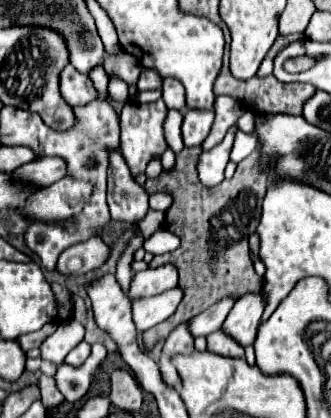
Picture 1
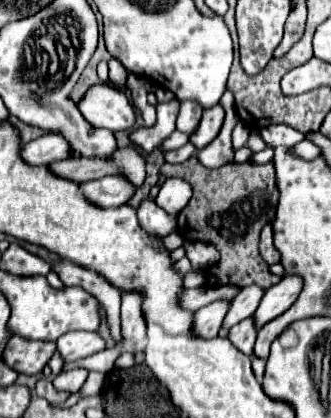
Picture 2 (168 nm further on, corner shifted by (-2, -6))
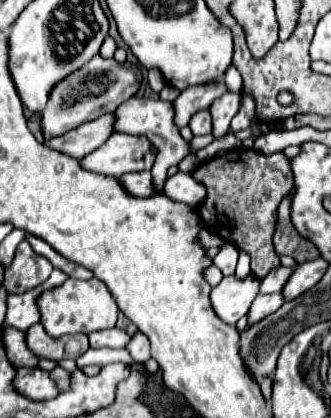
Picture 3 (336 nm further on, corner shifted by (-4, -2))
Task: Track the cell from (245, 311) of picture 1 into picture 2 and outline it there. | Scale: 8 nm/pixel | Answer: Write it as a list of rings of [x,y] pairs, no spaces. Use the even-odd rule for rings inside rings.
[[[294,275],[282,277],[278,285],[266,289],[262,295],[262,303],[258,305],[258,311],[252,315],[254,323],[258,323],[258,329],[264,327],[268,321],[276,319],[278,315],[282,315],[296,301],[300,289],[302,289],[302,279]]]

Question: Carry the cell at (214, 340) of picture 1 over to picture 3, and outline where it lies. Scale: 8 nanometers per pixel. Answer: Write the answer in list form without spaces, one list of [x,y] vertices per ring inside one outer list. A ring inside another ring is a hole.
[[[280,291],[280,293],[272,293],[272,295],[258,295],[256,301],[254,301],[252,307],[250,307],[248,325],[258,323],[258,321],[264,319],[266,315],[278,311],[282,305],[284,305],[284,295],[282,295],[282,291]]]

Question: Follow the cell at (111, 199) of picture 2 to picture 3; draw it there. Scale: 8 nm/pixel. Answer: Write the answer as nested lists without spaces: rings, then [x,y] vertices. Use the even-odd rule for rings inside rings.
[[[140,171],[140,173],[126,173],[120,177],[122,185],[130,195],[140,195],[140,197],[150,197],[156,193],[156,187],[152,183],[150,171]]]

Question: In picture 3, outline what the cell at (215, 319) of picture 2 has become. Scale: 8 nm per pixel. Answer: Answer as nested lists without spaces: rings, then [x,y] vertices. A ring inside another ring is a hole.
[[[232,275],[232,277],[224,277],[212,289],[210,301],[216,315],[224,323],[236,325],[238,319],[242,319],[248,313],[252,301],[258,295],[258,289],[260,289],[260,279],[256,275],[248,275],[244,279]]]

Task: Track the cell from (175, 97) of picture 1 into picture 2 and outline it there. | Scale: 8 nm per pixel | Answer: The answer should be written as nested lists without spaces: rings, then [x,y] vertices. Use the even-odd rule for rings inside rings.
[[[180,101],[180,111],[178,111],[178,119],[176,119],[176,129],[190,135],[196,127],[198,121],[202,117],[202,107],[194,101]]]

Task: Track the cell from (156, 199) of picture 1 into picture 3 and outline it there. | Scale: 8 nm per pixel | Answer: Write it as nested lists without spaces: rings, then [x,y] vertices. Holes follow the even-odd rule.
[[[178,171],[176,175],[168,177],[164,183],[164,195],[168,195],[174,201],[182,201],[188,205],[200,205],[206,195],[206,187],[192,179],[192,175]]]

